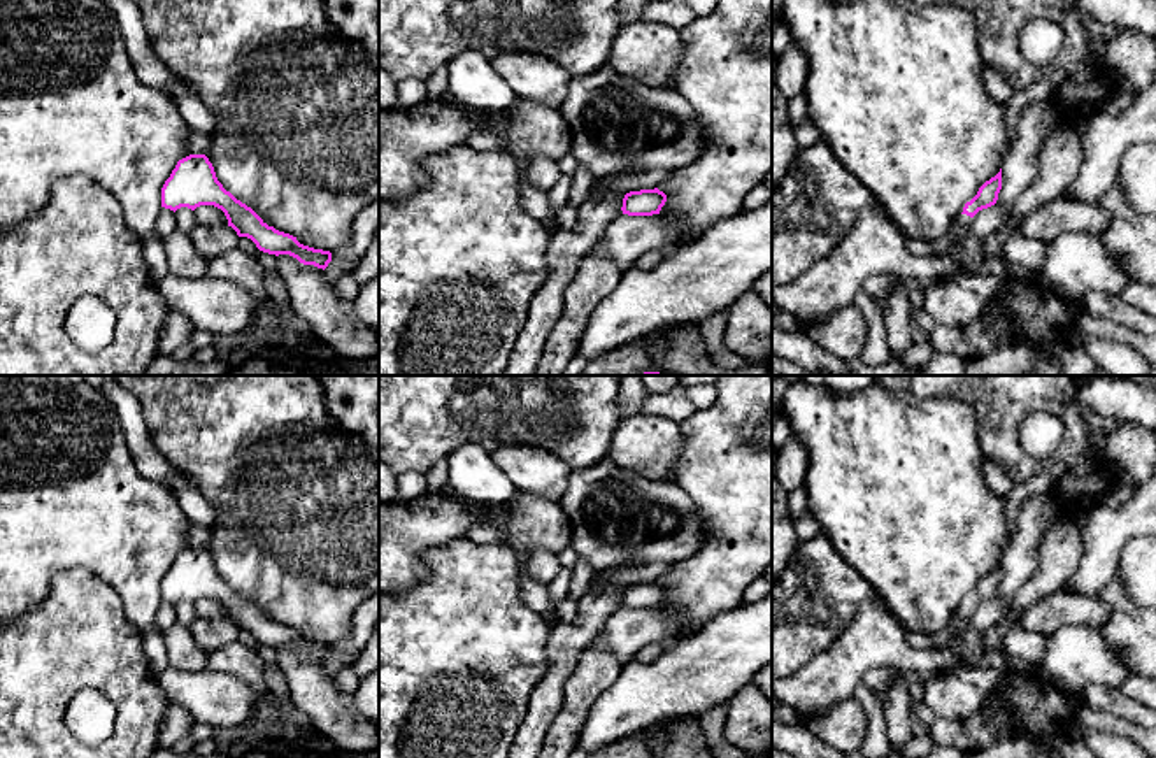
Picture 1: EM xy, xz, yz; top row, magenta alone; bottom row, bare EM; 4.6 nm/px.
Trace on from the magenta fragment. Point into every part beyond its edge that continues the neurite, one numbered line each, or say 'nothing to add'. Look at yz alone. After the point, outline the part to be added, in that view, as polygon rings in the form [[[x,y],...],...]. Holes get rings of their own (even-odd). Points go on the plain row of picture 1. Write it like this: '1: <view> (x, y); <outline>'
1: yz (969, 644); [[[961,607],[953,619],[953,633],[947,642],[953,646],[958,663],[1005,672],[1005,658],[986,646],[984,632],[970,628],[970,616],[972,611]]]

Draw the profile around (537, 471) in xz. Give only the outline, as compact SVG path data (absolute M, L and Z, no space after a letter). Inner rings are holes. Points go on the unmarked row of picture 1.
M507 446L491 453L517 491L560 502L574 468L556 453L532 446Z

